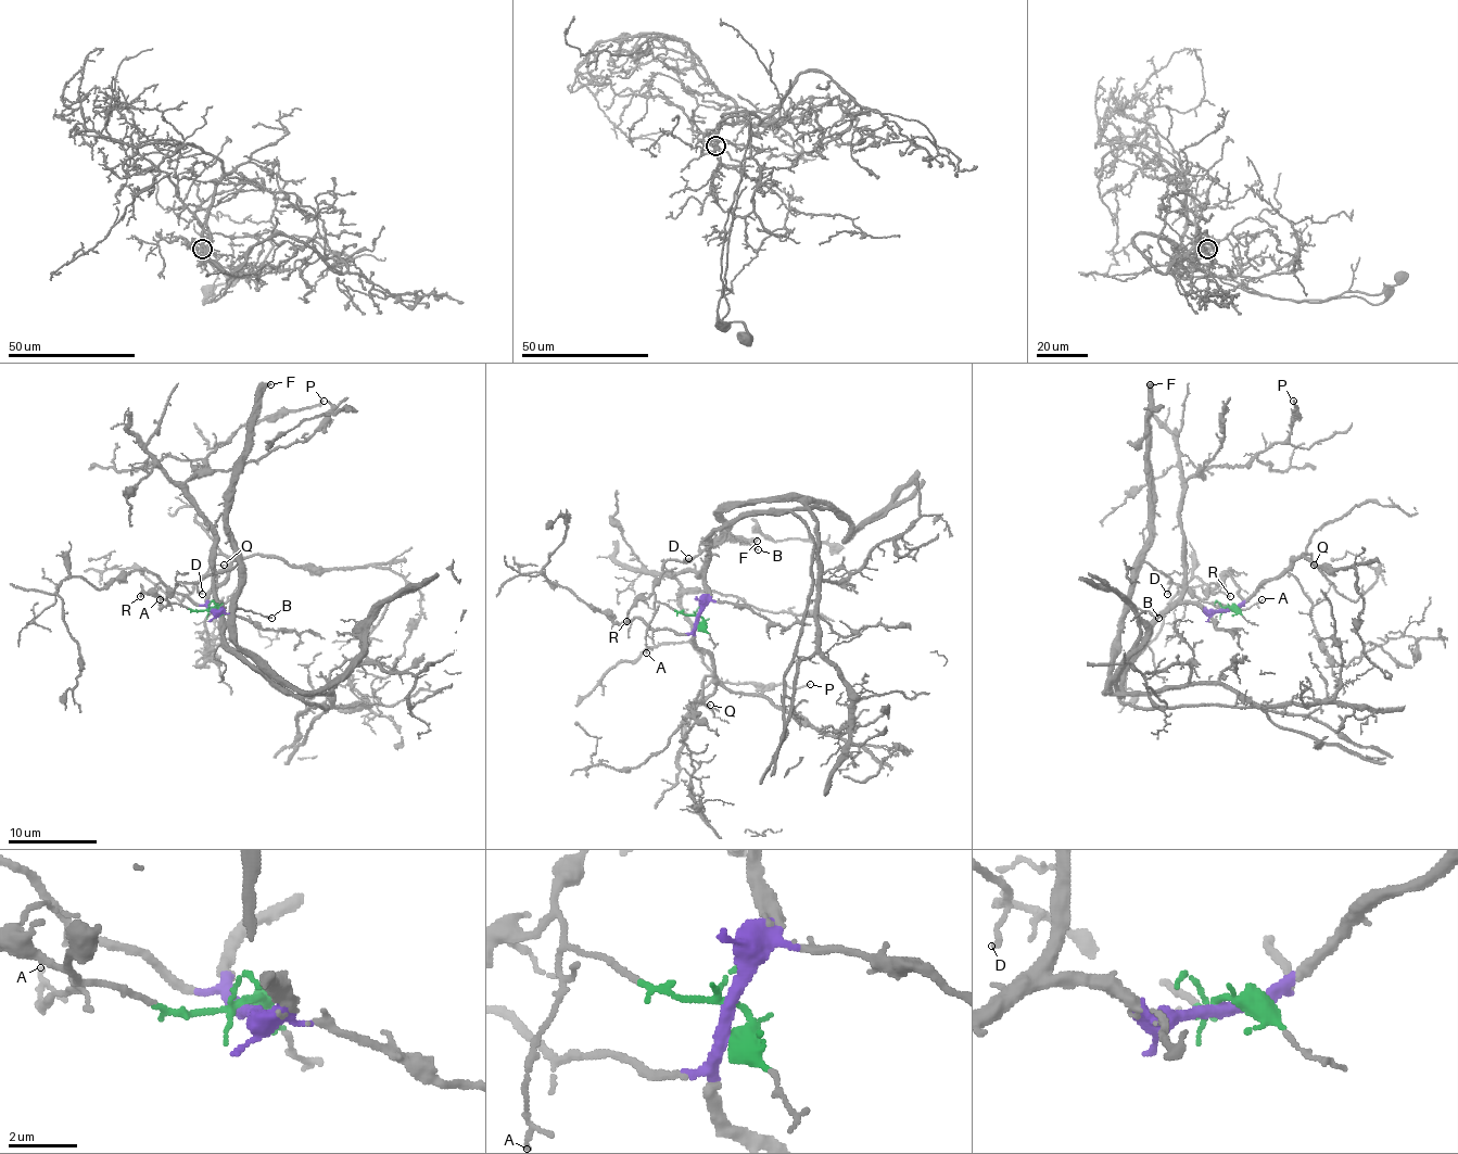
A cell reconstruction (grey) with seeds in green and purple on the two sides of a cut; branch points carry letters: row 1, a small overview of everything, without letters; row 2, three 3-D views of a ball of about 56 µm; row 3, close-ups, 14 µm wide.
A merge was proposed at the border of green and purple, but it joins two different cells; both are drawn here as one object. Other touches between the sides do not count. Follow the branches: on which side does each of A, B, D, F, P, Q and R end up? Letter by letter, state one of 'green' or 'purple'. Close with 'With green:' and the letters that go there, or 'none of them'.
A: green
B: green
D: green
F: green
P: purple
Q: purple
R: green
With green: A, B, D, F, R

